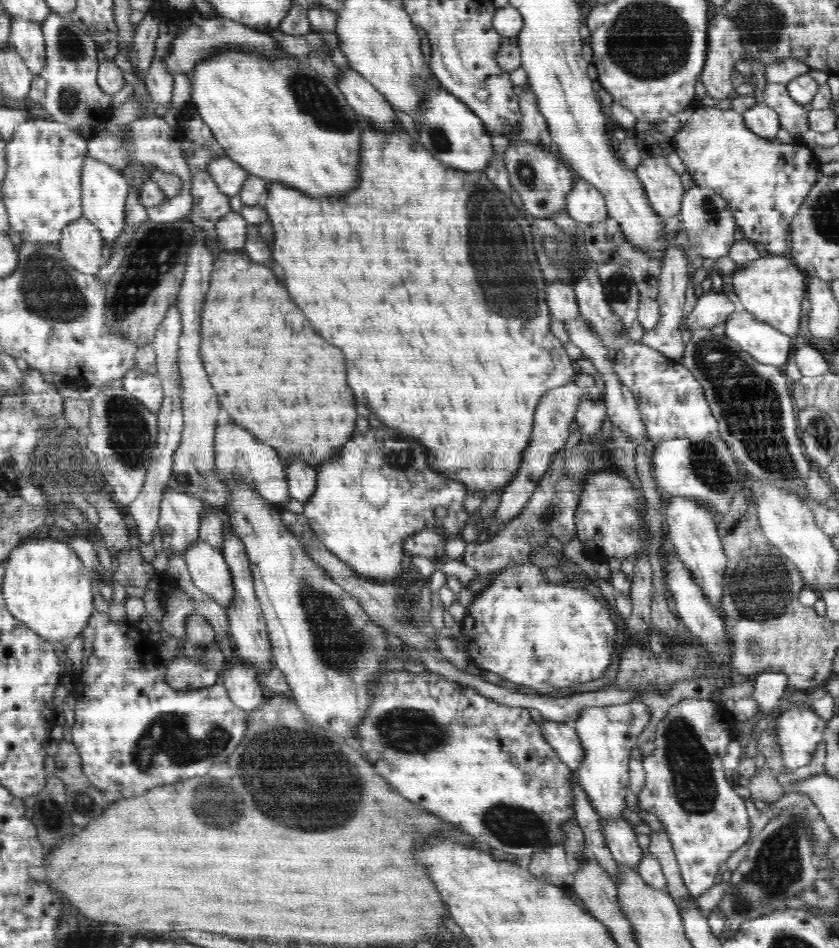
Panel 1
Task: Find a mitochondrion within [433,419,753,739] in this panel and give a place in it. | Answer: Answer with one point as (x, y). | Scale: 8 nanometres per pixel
(715, 476)

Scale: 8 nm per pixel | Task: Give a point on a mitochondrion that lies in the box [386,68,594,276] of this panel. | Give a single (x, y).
(440, 142)

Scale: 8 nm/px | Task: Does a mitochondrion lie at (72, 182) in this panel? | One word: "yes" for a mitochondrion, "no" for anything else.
no

